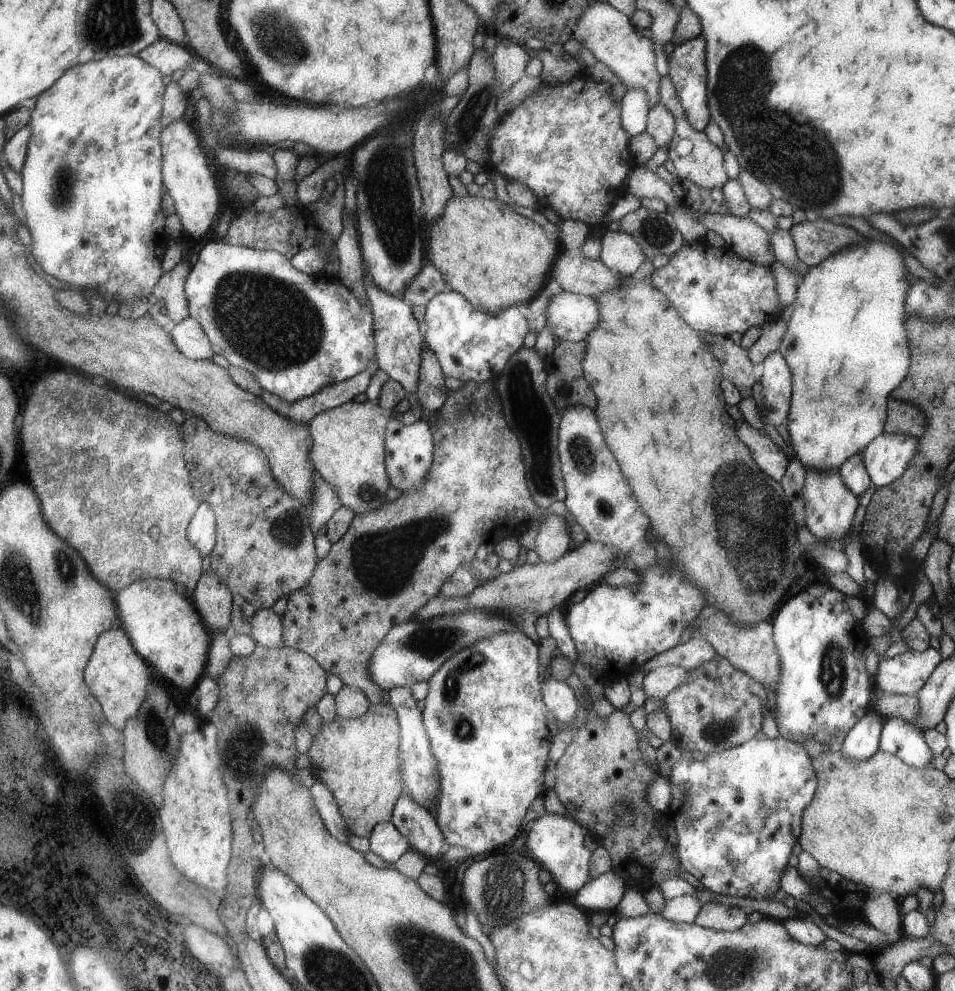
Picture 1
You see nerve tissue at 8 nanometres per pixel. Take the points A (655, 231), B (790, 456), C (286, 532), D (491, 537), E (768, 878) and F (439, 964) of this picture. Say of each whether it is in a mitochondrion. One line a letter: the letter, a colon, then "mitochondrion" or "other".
A: mitochondrion
B: other
C: mitochondrion
D: other
E: other
F: mitochondrion

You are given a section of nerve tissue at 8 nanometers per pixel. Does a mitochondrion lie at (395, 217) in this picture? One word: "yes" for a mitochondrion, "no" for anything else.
yes

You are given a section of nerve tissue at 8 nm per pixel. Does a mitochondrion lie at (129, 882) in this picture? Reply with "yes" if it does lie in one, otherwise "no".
no

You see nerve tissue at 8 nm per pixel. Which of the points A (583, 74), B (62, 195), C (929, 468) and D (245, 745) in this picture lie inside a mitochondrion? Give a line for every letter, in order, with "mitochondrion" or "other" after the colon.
A: other
B: mitochondrion
C: other
D: mitochondrion

